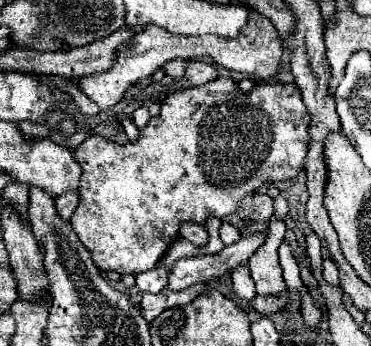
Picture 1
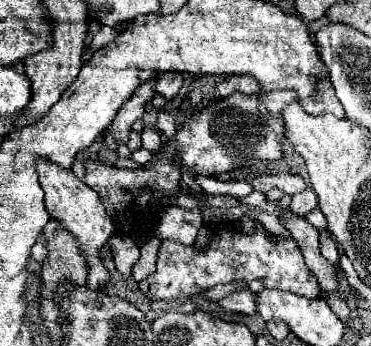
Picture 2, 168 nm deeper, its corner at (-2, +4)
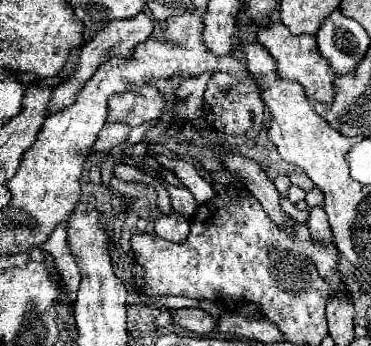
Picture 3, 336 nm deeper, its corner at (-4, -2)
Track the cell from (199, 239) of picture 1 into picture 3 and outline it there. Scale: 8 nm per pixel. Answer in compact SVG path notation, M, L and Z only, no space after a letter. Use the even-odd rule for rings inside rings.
M162 214L156 222L154 222L154 232L164 238L164 240L172 240L172 242L184 242L188 232L190 232L190 222L188 218L184 218L182 214Z

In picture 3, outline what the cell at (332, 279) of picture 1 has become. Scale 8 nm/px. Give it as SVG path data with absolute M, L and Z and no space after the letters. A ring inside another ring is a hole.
M314 206L314 208L310 210L308 226L310 226L310 234L312 234L314 240L326 244L326 242L332 238L332 230L330 230L330 224L328 224L328 218L326 218L324 208Z

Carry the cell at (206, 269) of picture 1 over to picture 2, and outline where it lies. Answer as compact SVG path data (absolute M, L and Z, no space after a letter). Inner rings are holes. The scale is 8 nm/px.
M308 186L304 192L292 196L292 200L290 200L290 204L288 204L288 212L290 212L292 216L306 216L312 208L316 208L316 204L318 204L318 196L316 196L316 192Z

